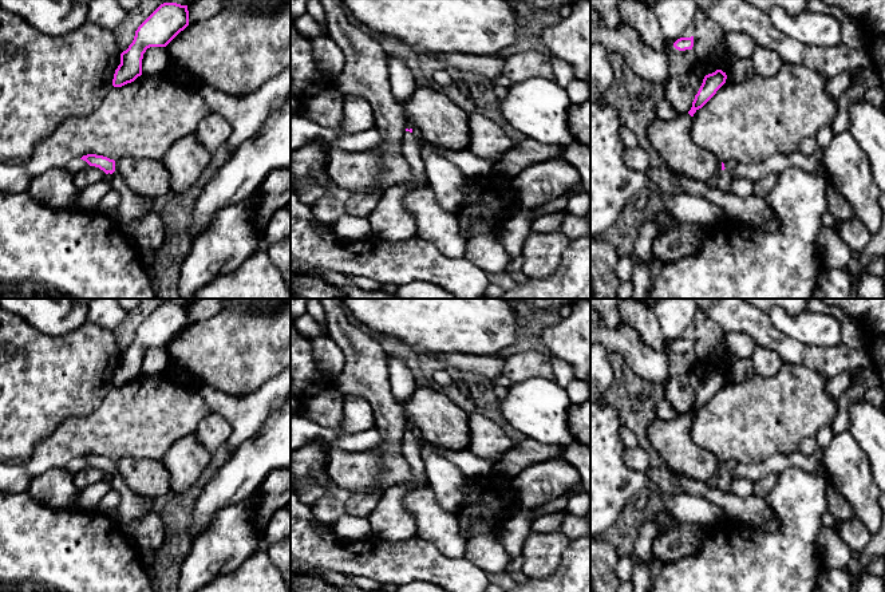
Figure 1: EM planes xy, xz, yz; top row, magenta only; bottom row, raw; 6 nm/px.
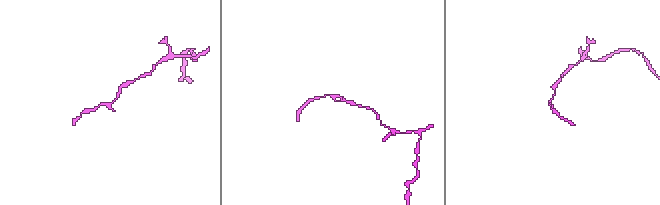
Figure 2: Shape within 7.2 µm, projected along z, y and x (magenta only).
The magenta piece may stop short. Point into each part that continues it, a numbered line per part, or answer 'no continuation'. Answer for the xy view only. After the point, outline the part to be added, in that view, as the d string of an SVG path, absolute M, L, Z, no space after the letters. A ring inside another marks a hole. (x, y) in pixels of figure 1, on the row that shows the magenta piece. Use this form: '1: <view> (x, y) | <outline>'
1: xy (131, 206) | M118 171L112 173L114 178L111 182L112 189L115 189L120 196L120 204L118 206L120 218L119 222L123 226L145 214L154 212L154 200L141 197L134 193L120 177Z

